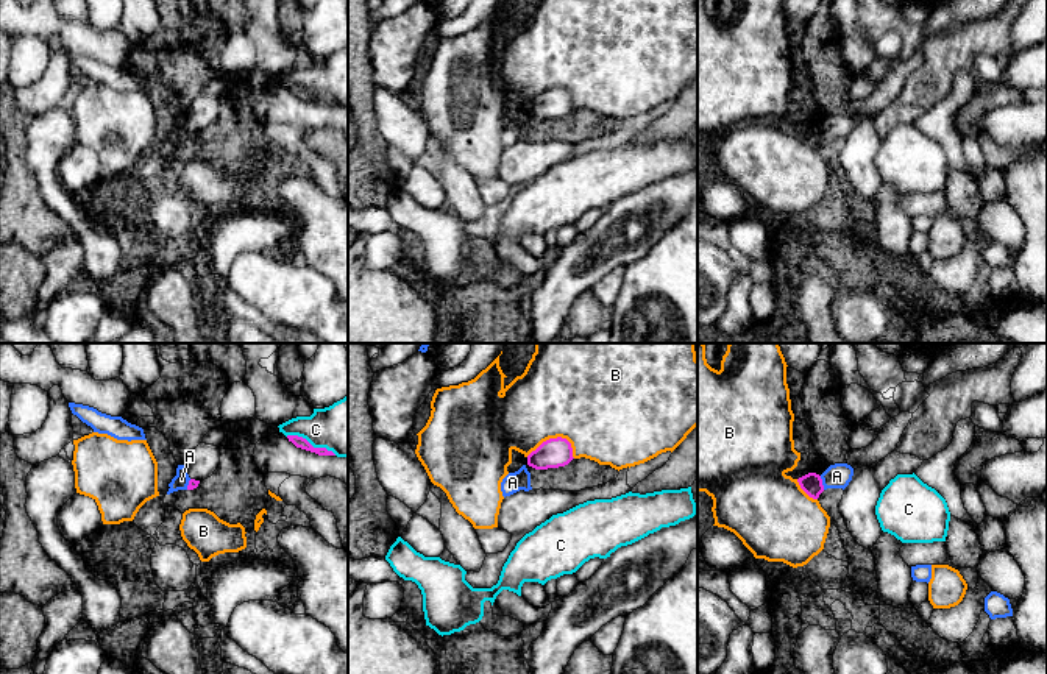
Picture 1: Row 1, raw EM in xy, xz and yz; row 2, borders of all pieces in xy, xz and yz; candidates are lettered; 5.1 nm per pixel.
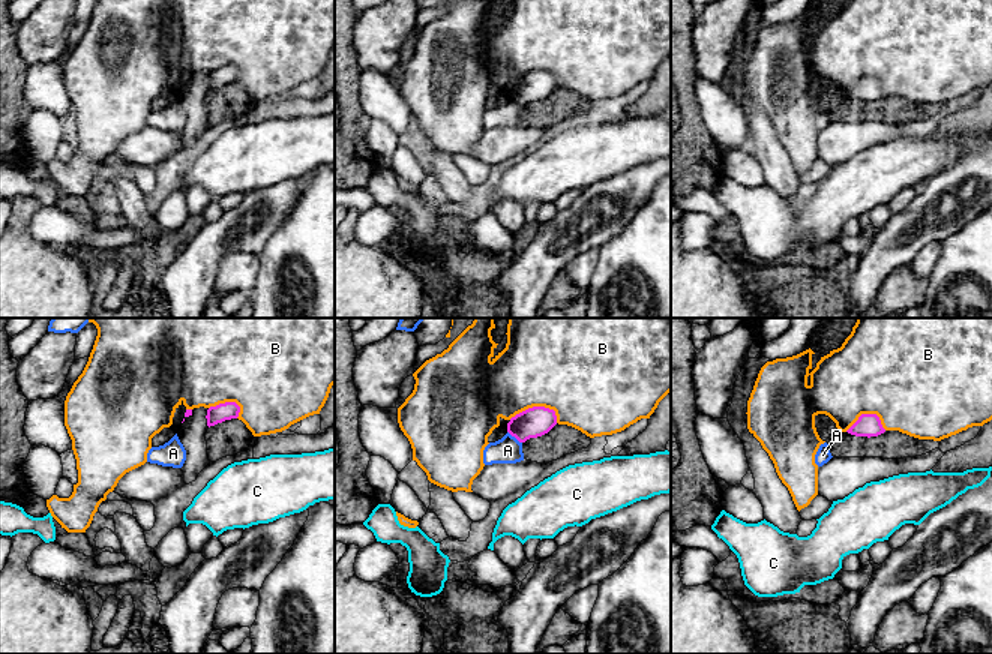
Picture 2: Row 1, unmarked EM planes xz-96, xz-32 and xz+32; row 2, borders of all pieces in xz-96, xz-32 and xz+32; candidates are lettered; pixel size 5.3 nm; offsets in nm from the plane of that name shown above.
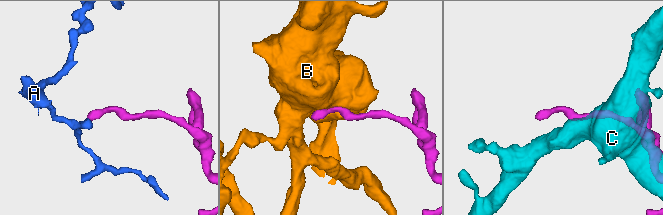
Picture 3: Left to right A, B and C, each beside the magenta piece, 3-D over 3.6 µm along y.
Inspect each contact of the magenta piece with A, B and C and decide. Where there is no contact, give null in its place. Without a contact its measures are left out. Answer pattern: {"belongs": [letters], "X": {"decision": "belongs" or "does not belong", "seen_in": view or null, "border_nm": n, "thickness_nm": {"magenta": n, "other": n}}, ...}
{"belongs": [], "A": {"decision": "does not belong", "seen_in": "yz", "border_nm": 80, "thickness_nm": {"magenta": 110, "other": 130}}, "B": {"decision": "does not belong", "seen_in": "xz", "border_nm": 260, "thickness_nm": {"magenta": 150, "other": 460}}, "C": {"decision": "does not belong", "seen_in": "xy", "border_nm": 280, "thickness_nm": {"magenta": 60, "other": 280}}}

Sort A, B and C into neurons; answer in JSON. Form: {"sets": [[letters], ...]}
{"sets": [["A"], ["B"], ["C"]]}

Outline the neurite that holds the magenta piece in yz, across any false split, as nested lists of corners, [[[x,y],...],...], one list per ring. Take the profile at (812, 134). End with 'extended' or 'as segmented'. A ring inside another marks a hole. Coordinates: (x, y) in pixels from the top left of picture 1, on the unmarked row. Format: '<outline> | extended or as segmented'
[[[808,123],[797,129],[800,139],[813,150],[818,150],[824,142],[822,129],[816,123]]] | as segmented

